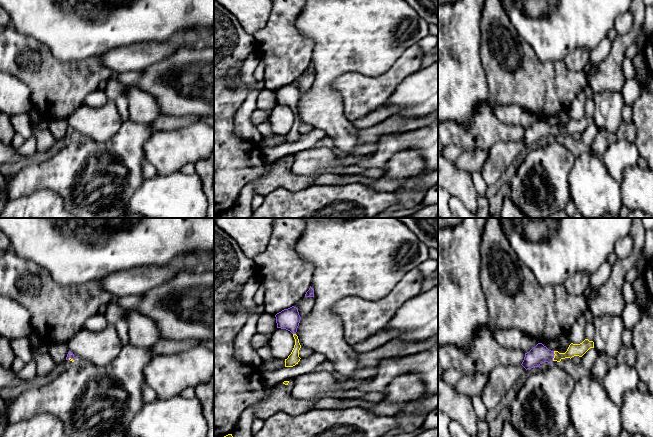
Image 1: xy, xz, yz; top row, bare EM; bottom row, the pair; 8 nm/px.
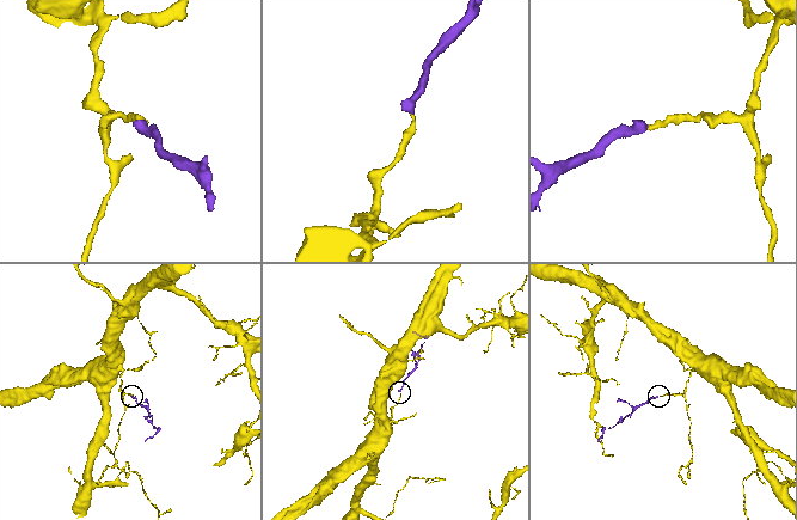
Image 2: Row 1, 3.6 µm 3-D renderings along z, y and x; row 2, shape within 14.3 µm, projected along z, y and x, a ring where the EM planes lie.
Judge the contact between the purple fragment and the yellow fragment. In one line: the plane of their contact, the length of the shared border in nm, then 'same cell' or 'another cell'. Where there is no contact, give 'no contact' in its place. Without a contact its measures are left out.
meets purple in yz; contact 80 nm long; same cell

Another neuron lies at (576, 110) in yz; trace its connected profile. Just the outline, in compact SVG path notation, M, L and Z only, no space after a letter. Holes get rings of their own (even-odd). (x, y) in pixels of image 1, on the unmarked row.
M581 91L566 109L566 112L571 117L571 119L580 120L586 115L585 103L588 97L589 95L586 91Z

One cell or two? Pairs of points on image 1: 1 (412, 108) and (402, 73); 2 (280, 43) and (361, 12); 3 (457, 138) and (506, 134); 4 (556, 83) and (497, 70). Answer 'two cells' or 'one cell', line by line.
1: two cells
2: two cells
3: one cell
4: one cell

